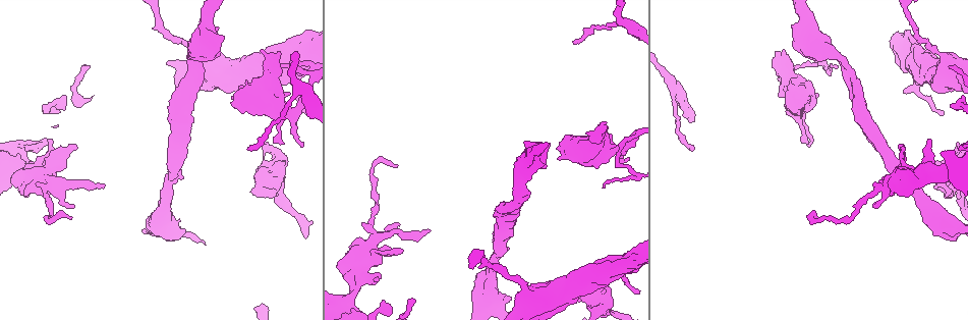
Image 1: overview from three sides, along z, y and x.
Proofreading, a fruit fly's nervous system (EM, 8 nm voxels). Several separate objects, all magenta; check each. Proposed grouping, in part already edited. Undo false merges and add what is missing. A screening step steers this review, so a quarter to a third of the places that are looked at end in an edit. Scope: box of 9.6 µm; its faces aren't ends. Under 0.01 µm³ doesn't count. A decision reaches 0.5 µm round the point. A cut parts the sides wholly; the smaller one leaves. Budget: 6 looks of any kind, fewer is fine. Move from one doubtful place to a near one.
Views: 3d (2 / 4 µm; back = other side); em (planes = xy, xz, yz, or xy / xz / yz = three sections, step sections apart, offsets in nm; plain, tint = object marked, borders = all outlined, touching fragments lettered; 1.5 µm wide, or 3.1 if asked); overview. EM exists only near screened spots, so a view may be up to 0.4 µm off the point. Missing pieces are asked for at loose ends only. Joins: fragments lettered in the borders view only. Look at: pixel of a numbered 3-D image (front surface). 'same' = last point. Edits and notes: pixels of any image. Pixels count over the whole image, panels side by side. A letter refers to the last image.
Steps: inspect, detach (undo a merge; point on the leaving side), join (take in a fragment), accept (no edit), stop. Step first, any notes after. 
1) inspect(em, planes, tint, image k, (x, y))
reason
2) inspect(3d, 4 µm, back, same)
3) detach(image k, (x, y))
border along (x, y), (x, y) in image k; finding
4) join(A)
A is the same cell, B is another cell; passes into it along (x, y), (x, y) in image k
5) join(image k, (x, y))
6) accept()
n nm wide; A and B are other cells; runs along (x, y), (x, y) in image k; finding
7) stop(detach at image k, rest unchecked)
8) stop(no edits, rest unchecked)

inspect(em, planes, borders, image 1, (184, 93))
calibre changes

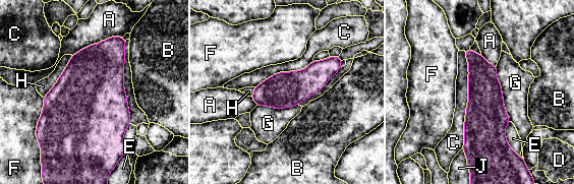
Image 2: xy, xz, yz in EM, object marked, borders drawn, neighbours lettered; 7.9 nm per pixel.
accept()
280 nm wide; A, B, C, D, E, F, G, H and J are other cells; border along (496, 66), (504, 109), (510, 121) in image 2; continuous, no second neuron

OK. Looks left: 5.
inspect(em, planes, borders, image 1, (836, 68))
end of a long branch

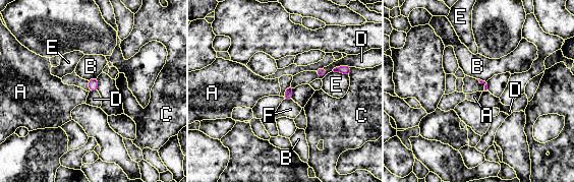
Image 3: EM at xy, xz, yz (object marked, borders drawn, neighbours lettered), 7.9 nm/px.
accept()
A, B, C, D, E and F are other cells; border along (328, 70), (324, 75), (313, 71) in image 3; none of them fits

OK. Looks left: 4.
inspect(3d, 4 µm, image 1, (615, 151))
sudden change in width

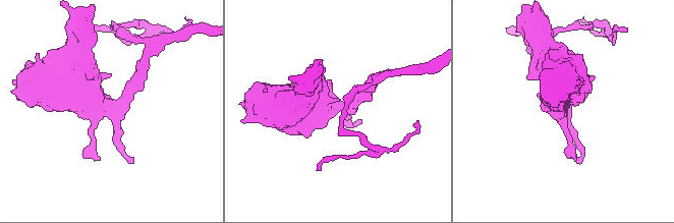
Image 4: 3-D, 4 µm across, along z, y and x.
inspect(em, yz, step 8, borders, image 4, (569, 115))
shape alone is not enough

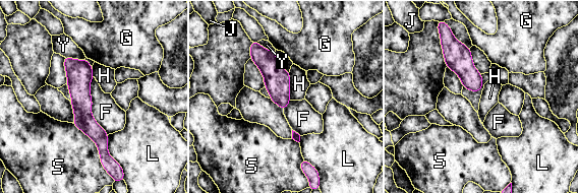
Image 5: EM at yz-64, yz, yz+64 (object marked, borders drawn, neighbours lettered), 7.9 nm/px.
accept()
F touches over 480 nm; F, G, H, J, L, S and Y are other cells; runs along (66, 59), (103, 156) in image 5; all the same neuron

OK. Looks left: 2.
stop(no edits, rest unchecked)

